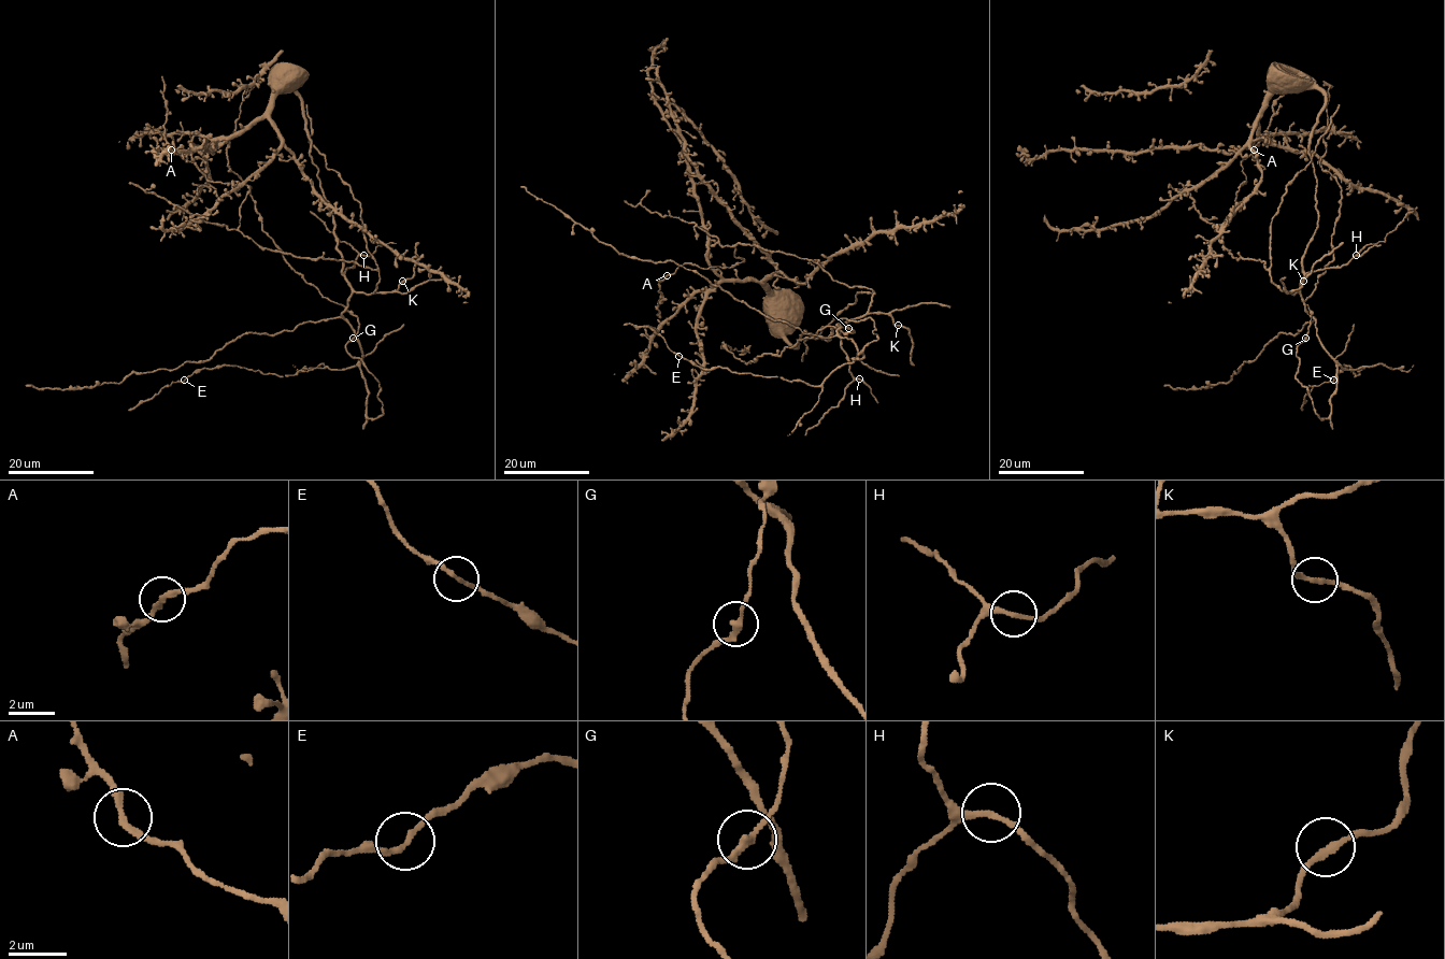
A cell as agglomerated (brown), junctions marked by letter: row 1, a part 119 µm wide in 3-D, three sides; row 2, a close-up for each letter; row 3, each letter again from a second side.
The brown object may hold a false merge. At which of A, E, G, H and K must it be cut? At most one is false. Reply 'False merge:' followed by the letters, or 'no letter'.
False merge: no letter

